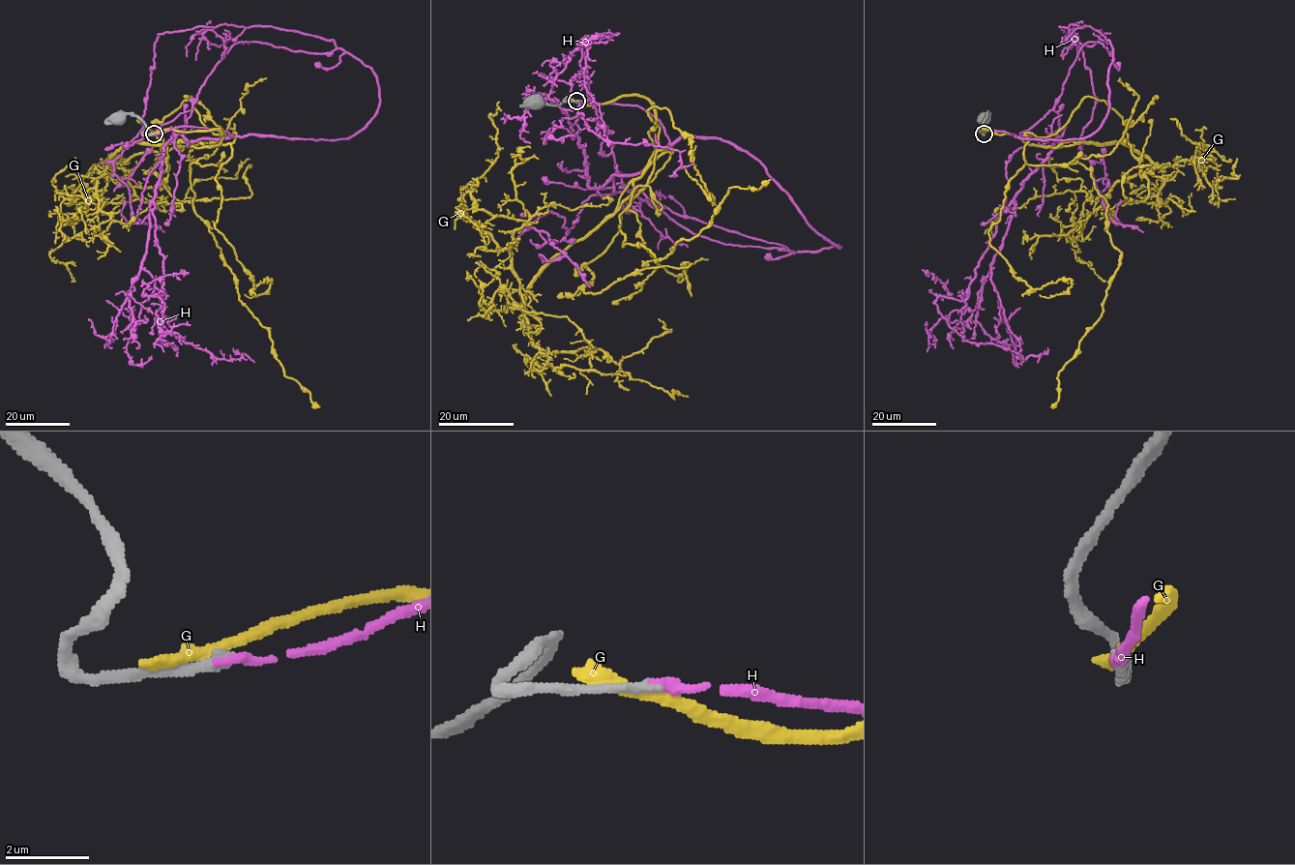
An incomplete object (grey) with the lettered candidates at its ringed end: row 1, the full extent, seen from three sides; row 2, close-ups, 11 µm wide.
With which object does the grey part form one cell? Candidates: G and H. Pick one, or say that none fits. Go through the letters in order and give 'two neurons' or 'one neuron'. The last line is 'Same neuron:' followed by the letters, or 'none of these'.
G: two neurons
H: one neuron
Same neuron: H

